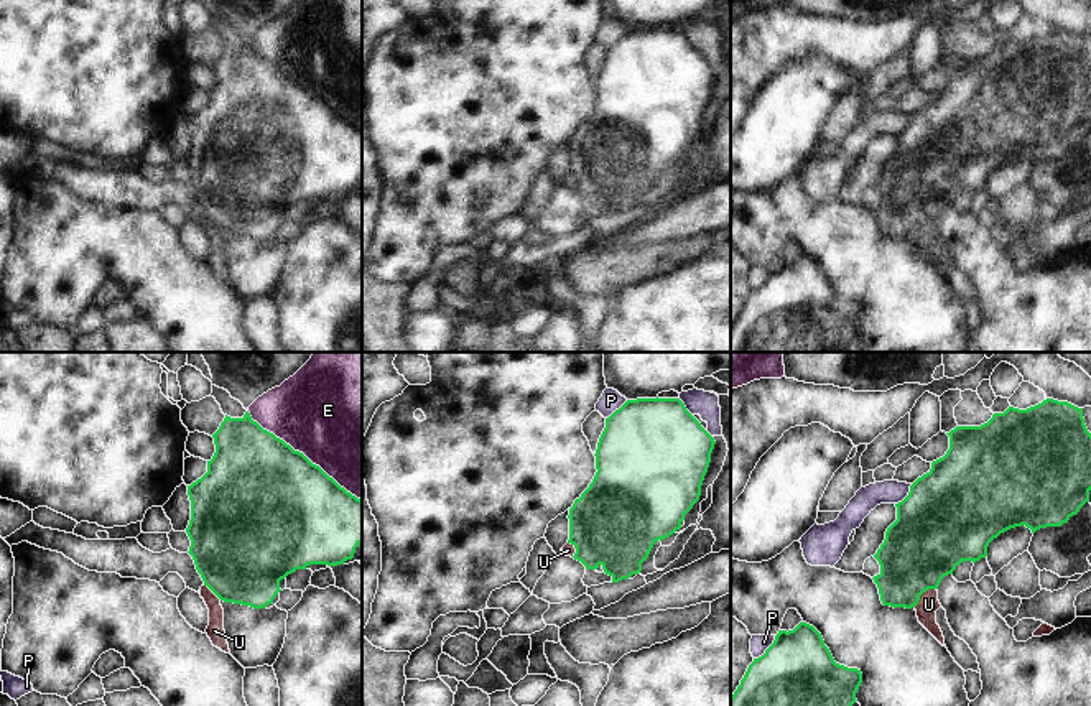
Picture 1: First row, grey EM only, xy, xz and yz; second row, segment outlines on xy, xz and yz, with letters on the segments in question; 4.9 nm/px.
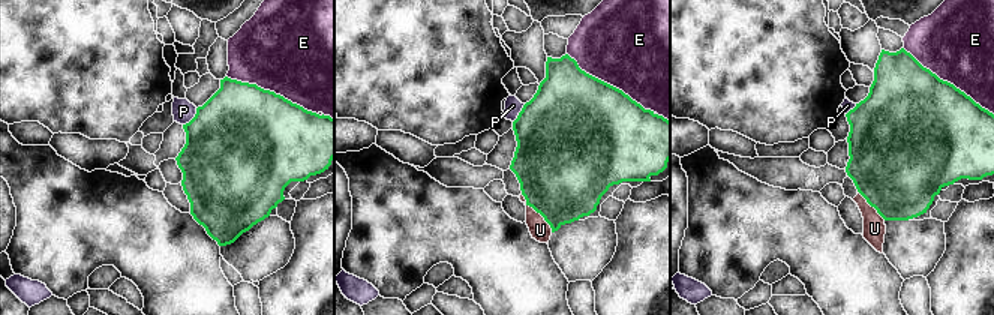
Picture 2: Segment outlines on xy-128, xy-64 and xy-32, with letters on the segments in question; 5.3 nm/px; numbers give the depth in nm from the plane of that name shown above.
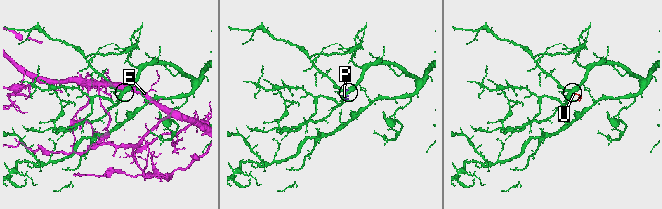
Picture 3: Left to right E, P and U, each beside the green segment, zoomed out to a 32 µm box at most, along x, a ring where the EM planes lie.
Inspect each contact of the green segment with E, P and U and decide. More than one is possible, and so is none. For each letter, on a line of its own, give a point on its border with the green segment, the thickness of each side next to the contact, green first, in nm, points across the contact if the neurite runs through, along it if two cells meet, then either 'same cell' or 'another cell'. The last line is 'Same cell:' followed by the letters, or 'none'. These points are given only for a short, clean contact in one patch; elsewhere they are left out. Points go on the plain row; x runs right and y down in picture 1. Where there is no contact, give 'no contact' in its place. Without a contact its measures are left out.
E: contact xy (301, 84); calibres 500 and 500 nm; another cell
P: contact yz (767, 280); calibres 480 and 90 nm; another cell
U: contact yz (922, 224); calibres 380 and 100 nm; border yz (935, 219), (928, 219), (914, 237); another cell
Same cell: none

